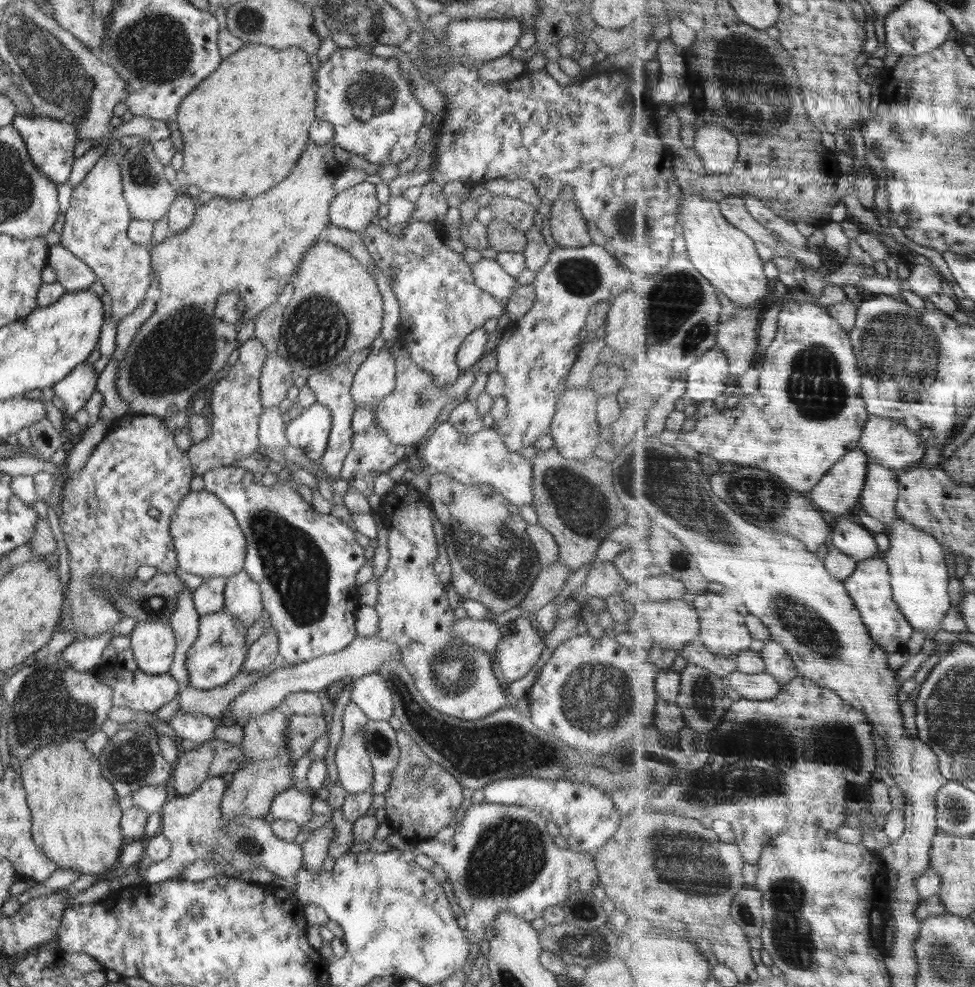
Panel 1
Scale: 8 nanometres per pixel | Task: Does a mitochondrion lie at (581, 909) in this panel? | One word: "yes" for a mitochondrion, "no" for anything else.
yes

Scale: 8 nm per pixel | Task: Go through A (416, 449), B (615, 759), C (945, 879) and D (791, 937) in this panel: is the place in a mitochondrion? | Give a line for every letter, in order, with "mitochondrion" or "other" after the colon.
A: other
B: mitochondrion
C: other
D: mitochondrion

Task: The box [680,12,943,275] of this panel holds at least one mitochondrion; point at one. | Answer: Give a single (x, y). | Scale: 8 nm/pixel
(754, 63)

